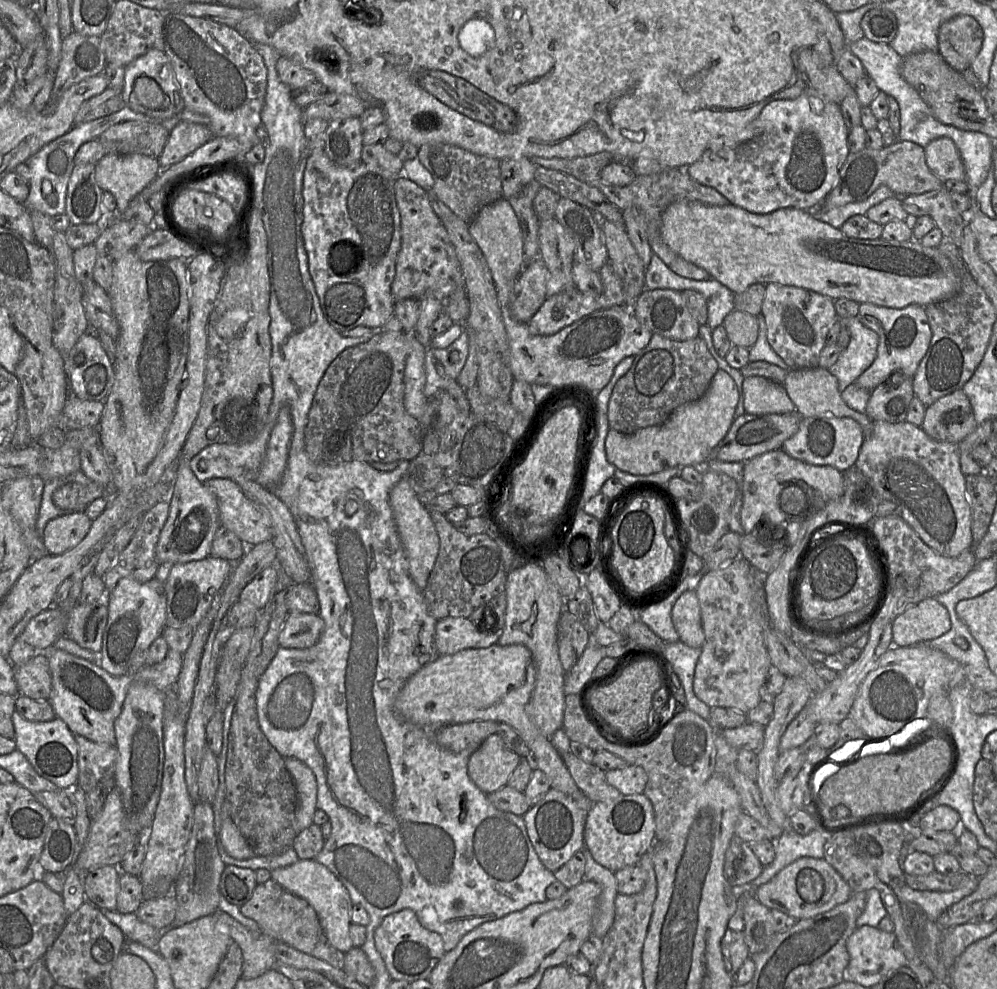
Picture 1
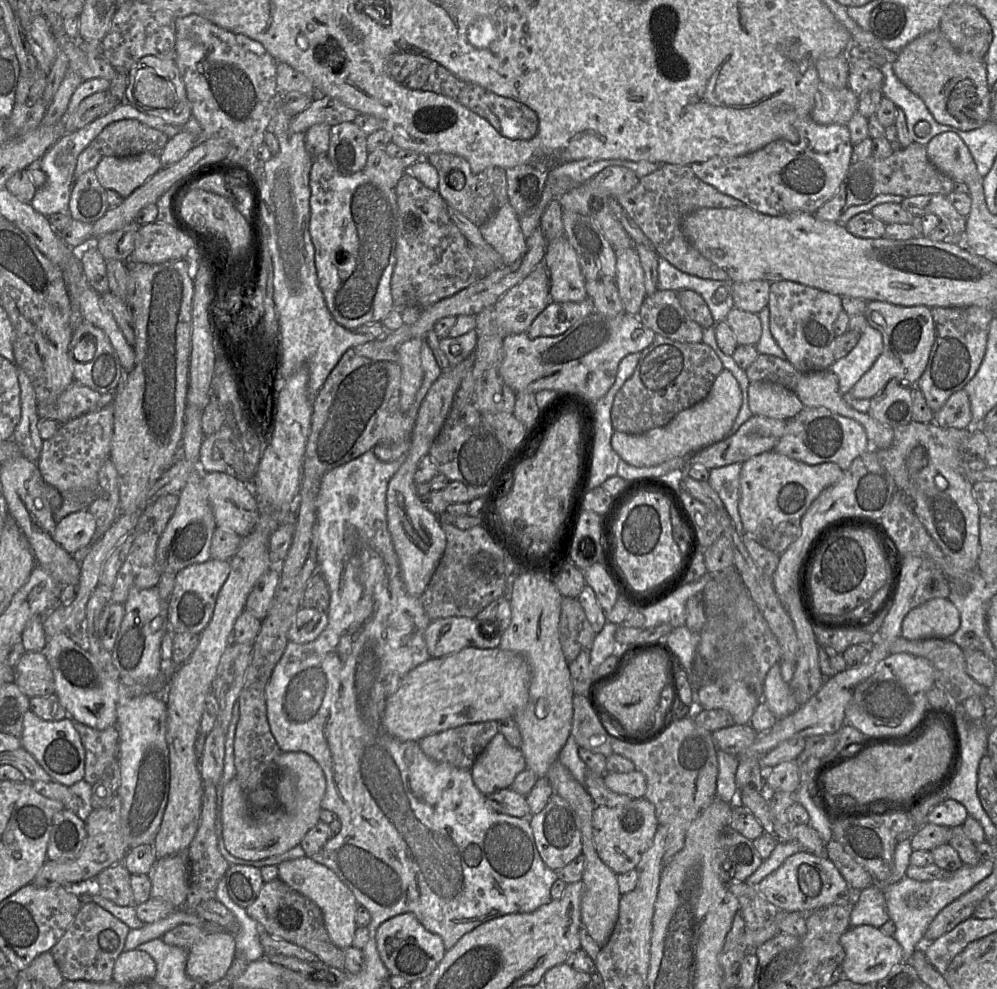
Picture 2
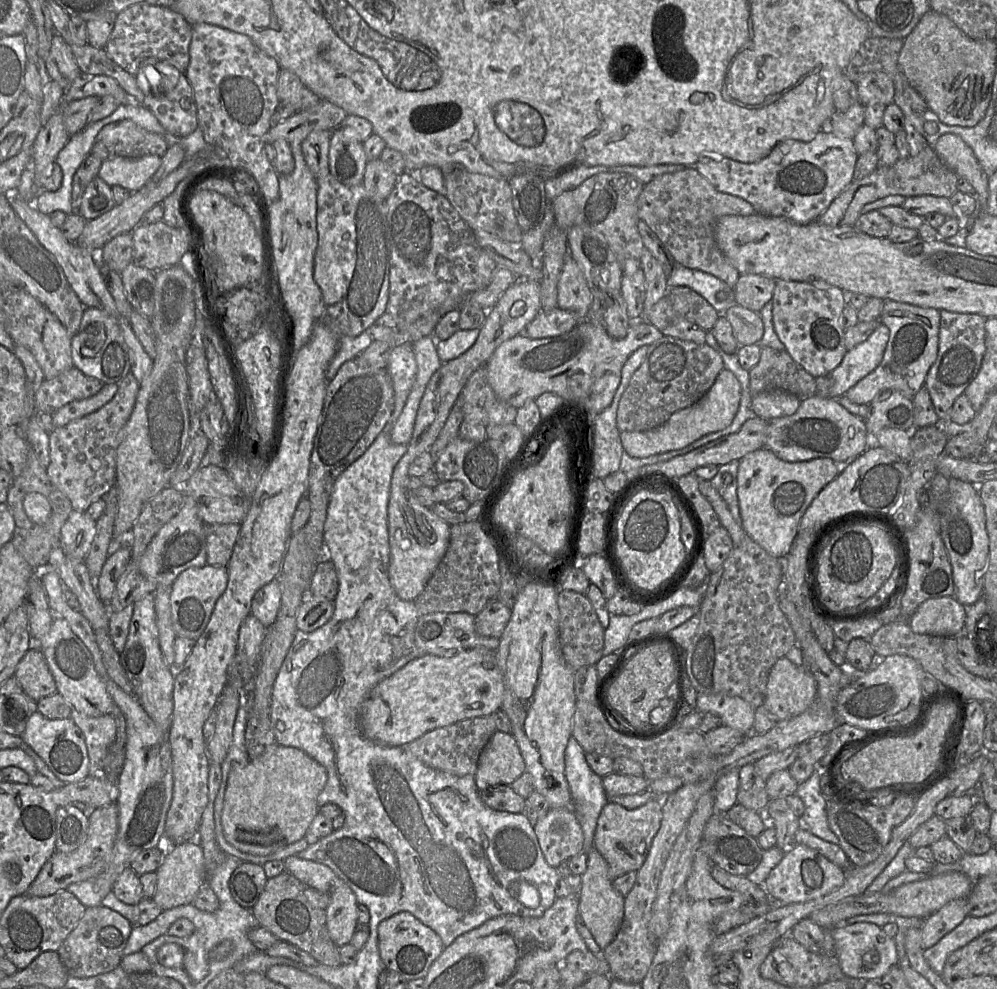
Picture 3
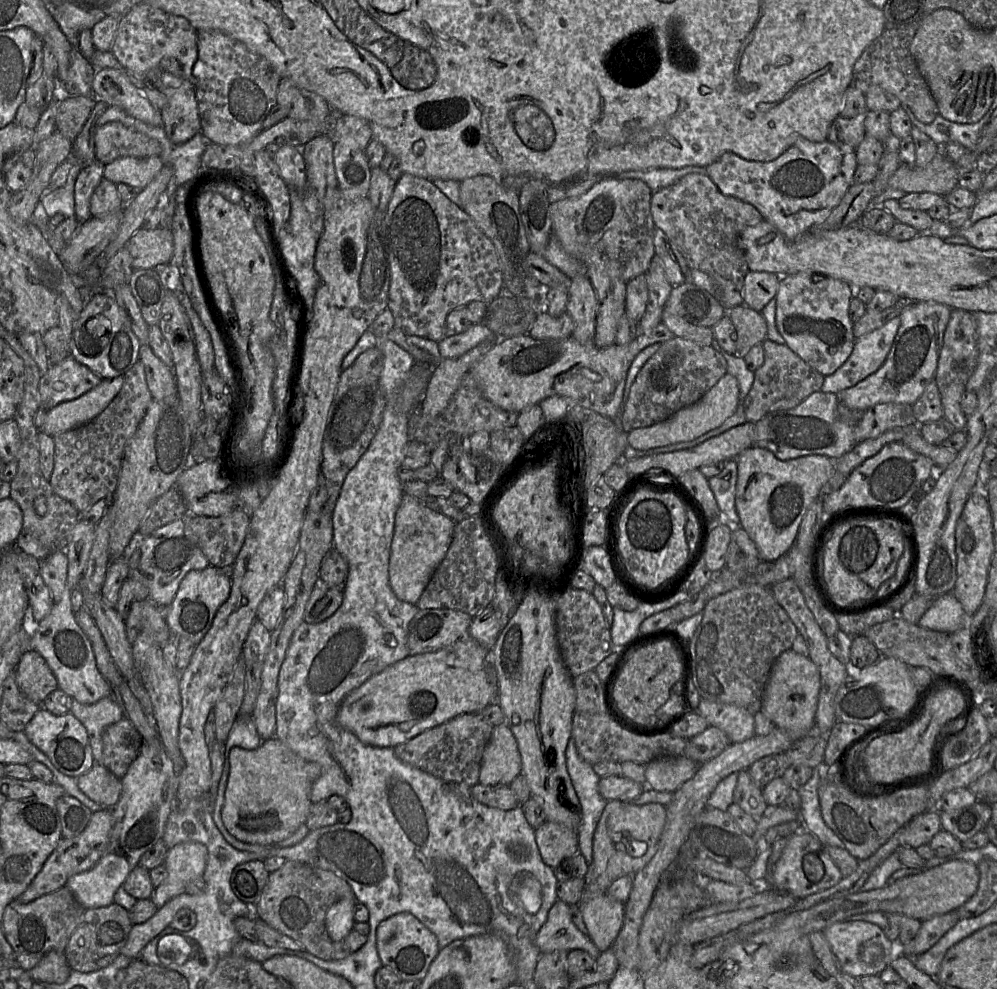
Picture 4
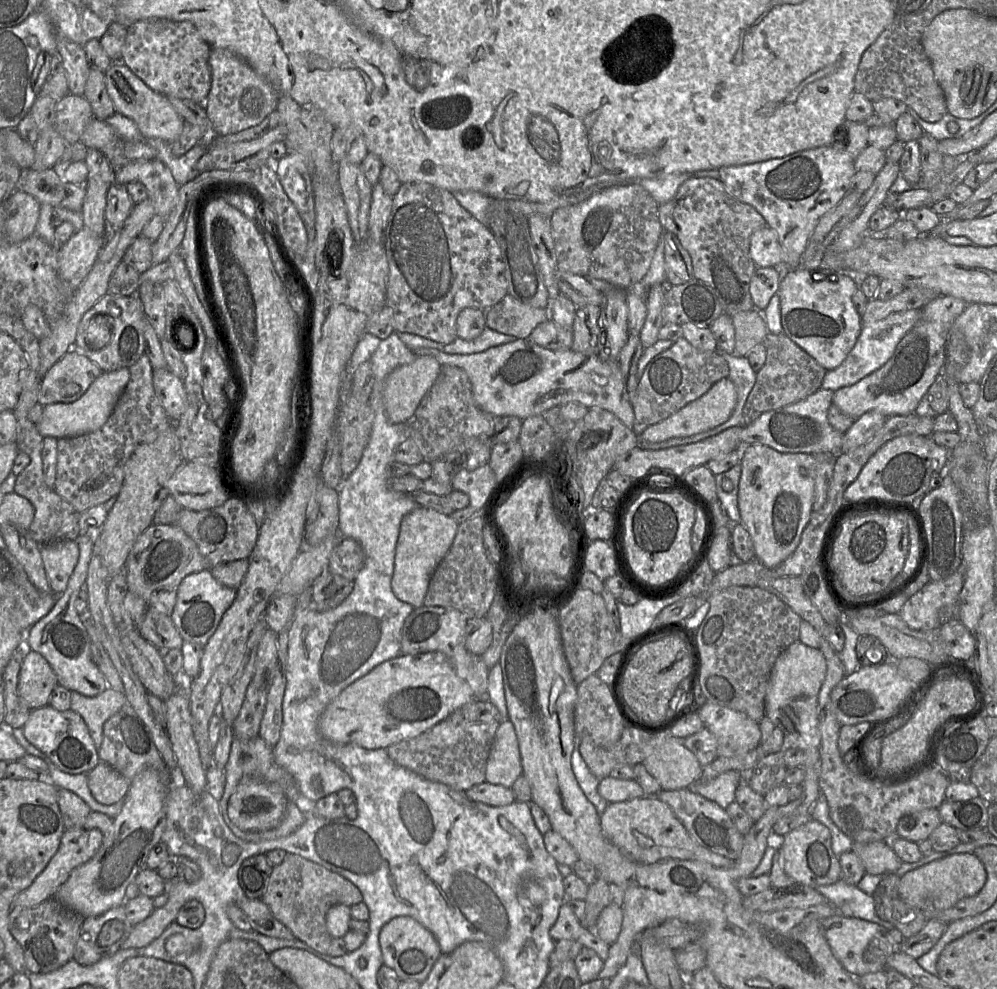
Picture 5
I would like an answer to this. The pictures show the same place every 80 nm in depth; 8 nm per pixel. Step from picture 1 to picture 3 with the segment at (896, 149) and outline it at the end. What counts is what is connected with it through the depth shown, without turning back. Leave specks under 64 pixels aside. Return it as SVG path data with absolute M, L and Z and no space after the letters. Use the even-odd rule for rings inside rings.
M927 146L916 156L899 158L891 166L878 167L862 179L853 179L819 216L818 222L833 227L854 226L866 204L890 195L901 195L905 198L932 195L949 199L957 191L957 181L956 173L939 158L931 146Z

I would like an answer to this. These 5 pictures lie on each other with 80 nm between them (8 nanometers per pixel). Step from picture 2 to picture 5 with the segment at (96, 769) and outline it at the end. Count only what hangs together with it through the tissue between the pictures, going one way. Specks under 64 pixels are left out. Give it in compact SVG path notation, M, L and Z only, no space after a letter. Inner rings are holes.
M109 687L93 697L71 692L70 708L83 718L98 751L103 740L105 722L117 713L125 702L126 698L122 692Z

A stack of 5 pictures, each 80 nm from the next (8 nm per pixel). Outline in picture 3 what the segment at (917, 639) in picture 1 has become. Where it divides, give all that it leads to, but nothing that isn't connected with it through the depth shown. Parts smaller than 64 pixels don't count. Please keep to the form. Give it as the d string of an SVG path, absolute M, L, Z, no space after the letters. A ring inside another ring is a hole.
M954 596L932 598L922 603L908 624L918 634L934 636L958 635L966 621L964 605Z

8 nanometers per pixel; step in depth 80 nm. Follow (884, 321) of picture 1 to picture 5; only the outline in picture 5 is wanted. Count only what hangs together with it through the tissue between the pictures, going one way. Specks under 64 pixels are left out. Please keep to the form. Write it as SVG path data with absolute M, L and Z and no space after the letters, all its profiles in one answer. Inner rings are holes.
M938 296L927 303L921 310L918 323L898 343L892 357L878 370L864 377L849 387L834 392L832 404L843 414L858 419L869 411L877 411L885 417L908 415L914 413L922 397L926 394L935 379L942 373L946 361L946 343L954 320L964 311L967 304L964 300L953 296Z

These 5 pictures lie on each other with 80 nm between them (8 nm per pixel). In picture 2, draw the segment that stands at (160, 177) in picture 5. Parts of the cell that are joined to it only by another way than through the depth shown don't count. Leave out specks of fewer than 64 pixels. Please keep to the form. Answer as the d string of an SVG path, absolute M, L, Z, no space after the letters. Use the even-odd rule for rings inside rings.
M157 155L102 156L95 168L99 183L118 192L124 199L161 169Z

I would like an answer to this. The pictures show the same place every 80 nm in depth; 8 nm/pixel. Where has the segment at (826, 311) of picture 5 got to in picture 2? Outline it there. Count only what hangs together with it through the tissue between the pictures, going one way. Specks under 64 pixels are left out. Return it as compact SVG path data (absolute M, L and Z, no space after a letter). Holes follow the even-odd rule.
M792 281L770 285L770 331L786 359L801 373L827 370L835 362L833 325L842 309L842 297Z

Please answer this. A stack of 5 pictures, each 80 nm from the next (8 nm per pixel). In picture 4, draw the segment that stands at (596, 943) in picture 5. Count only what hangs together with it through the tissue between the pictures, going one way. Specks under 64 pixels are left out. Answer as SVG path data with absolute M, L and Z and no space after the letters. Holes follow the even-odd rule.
M559 899L549 910L535 943L542 954L581 949L597 959L601 953L589 936L584 935L573 923L570 905Z

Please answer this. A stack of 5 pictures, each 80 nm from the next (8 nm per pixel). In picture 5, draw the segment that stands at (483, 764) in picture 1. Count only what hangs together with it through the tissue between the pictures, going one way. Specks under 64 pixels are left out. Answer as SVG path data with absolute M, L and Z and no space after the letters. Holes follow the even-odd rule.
M503 720L489 752L485 781L511 788L520 775L522 764L515 728L510 720Z

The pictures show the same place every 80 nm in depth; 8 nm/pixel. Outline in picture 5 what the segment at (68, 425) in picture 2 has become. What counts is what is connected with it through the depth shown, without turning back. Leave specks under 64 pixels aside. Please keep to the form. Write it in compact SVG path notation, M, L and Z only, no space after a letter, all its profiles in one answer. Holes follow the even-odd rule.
M143 353L129 368L130 378L107 422L98 430L57 439L55 492L79 513L117 496L124 480L124 467L142 444L153 442L172 420L153 387L153 367Z

